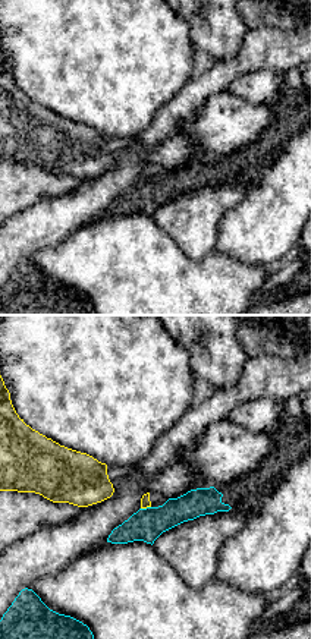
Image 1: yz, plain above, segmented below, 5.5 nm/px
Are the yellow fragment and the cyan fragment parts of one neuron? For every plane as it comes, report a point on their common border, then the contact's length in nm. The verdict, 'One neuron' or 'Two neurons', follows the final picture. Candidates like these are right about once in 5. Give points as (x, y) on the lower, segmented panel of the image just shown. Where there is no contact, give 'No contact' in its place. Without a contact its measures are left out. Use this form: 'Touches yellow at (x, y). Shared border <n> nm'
Touches yellow at (145, 507). Shared border 60 nm

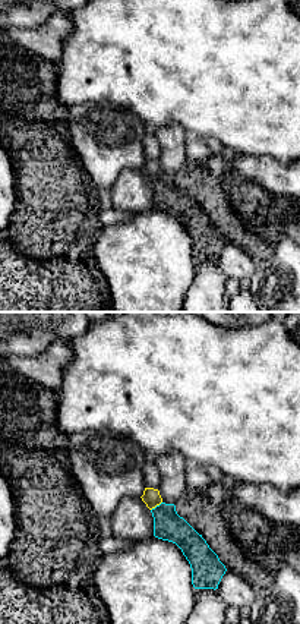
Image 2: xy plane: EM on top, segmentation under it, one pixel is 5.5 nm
Touches yellow at (155, 506). Shared border 80 nm

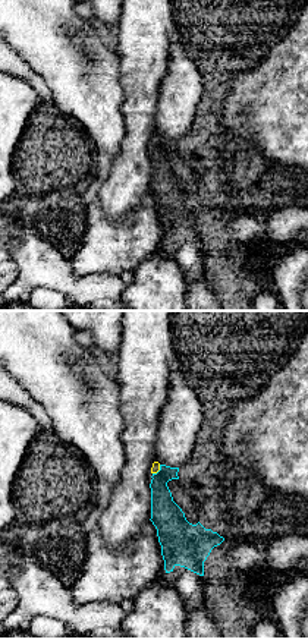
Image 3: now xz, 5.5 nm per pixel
Touches yellow at (157, 471). Shared border 70 nm

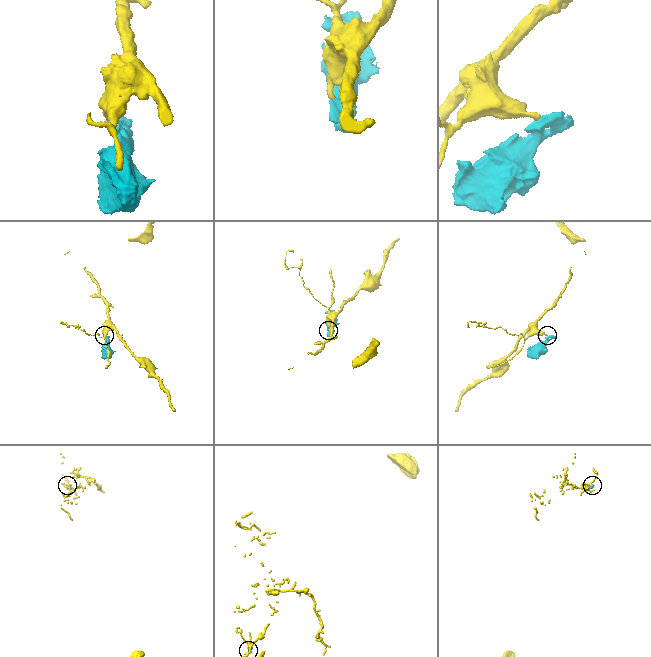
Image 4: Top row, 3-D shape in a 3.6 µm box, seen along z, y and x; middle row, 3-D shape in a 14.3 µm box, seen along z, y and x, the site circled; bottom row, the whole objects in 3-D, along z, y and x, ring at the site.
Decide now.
Two neurons

